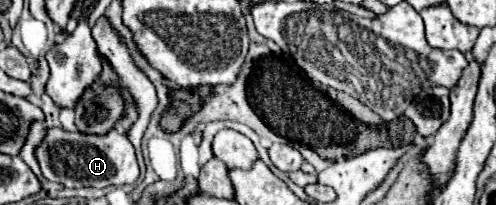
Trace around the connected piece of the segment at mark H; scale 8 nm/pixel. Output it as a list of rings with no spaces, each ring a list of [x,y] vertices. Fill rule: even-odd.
[[[50,127],[46,129],[42,143],[36,147],[36,159],[42,175],[64,187],[110,187],[134,183],[138,179],[134,147],[116,129],[110,129],[104,135],[88,135],[78,129],[66,131],[62,127]]]

